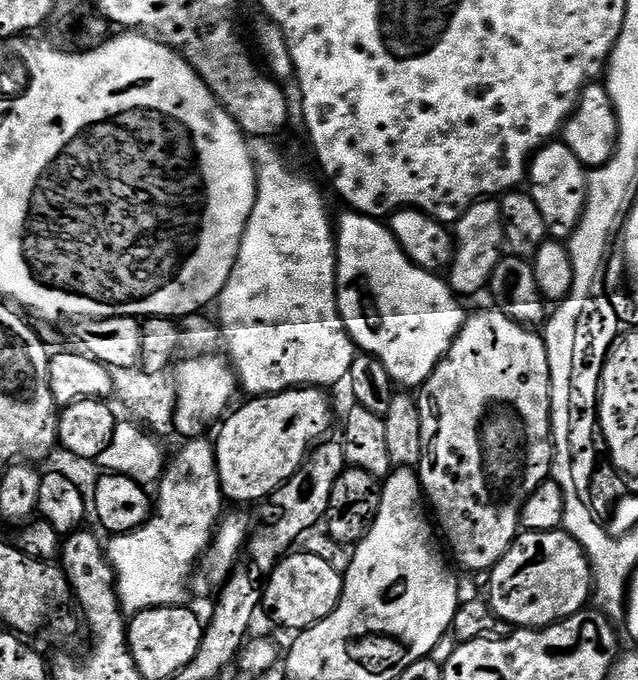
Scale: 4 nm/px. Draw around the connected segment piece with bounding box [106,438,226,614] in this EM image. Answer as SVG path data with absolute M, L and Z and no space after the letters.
M192 438L185 444L188 445L173 458L168 473L160 480L160 493L155 493L150 519L138 530L113 535L109 539L112 541L107 541L106 551L112 567L116 569L120 607L125 613L135 614L147 608L178 608L189 603L188 583L192 580L192 571L197 571L225 511L226 501L220 488L215 443L208 438Z

